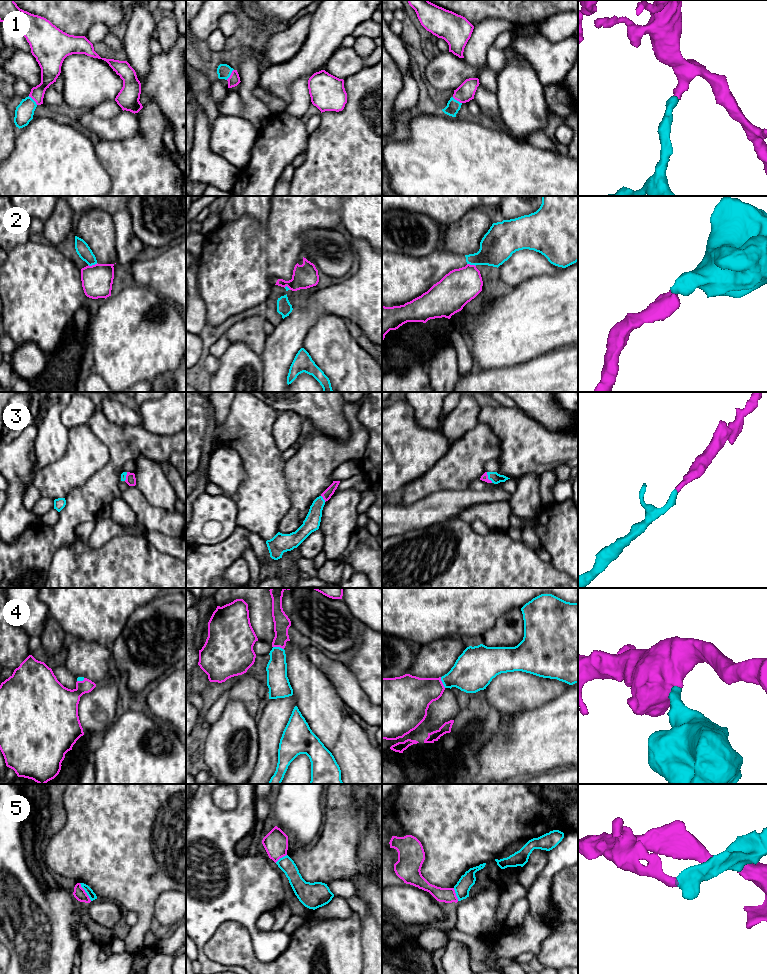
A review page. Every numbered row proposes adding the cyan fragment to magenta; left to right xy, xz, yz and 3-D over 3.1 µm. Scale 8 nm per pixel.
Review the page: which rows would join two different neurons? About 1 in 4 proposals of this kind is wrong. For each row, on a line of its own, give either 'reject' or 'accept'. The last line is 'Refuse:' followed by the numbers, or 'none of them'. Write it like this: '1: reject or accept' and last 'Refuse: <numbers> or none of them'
1: accept
2: reject
3: accept
4: accept
5: reject
Refuse: 2, 5

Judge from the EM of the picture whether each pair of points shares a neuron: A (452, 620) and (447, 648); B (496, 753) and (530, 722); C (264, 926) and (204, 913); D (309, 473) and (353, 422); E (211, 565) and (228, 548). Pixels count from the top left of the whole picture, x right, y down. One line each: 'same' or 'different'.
A: different
B: same
C: different
D: same
E: same

